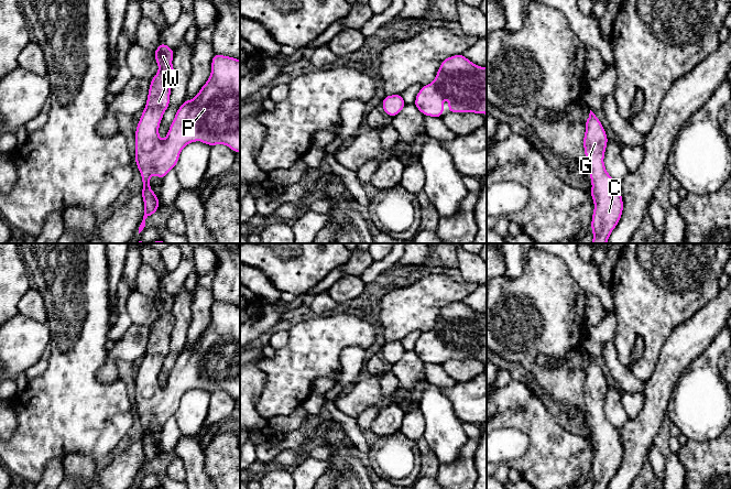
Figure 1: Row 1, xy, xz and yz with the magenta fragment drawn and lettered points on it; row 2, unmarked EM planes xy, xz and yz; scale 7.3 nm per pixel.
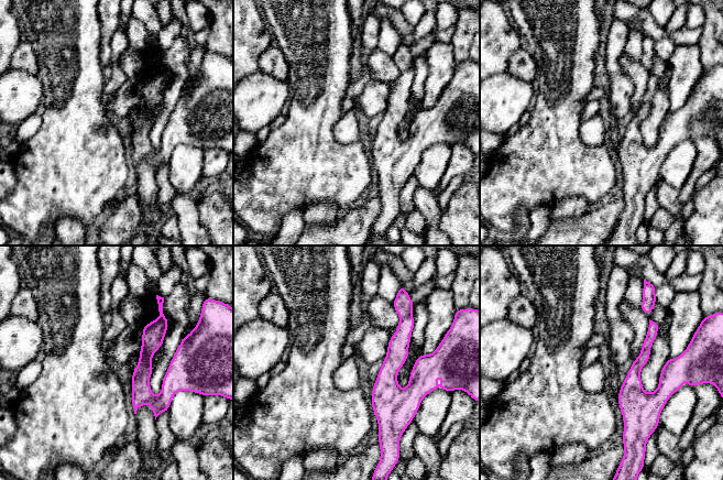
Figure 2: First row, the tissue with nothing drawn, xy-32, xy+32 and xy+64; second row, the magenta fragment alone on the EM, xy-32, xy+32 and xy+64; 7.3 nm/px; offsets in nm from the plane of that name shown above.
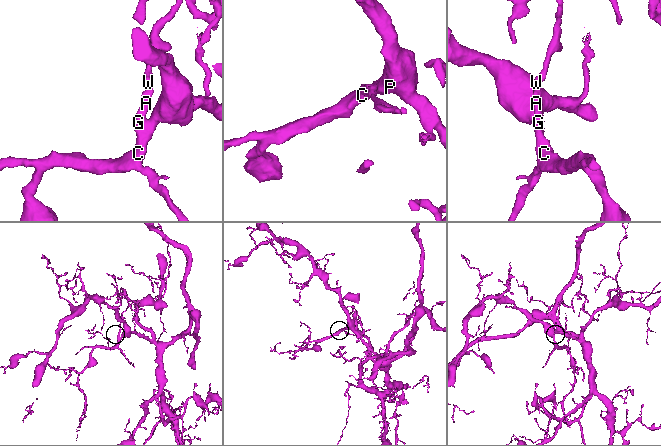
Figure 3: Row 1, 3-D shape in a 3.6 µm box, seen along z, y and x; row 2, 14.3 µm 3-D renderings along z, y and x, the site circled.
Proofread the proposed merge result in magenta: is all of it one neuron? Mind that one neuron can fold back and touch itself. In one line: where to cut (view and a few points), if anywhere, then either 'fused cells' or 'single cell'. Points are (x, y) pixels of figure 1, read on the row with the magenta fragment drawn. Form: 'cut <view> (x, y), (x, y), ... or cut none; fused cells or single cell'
cut none; single cell

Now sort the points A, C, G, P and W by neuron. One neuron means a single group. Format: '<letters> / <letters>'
A C G P W

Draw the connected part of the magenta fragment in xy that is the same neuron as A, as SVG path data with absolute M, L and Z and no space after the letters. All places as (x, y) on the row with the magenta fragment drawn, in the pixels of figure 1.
M163 42L153 53L160 67L151 80L146 106L142 111L135 130L135 164L142 176L142 197L144 202L144 216L139 227L139 233L145 227L145 219L157 211L159 197L150 188L150 177L153 173L162 181L174 170L183 148L192 142L228 145L234 153L240 152L240 61L234 57L214 54L211 61L211 75L200 88L193 100L185 100L176 111L175 118L168 129L167 137L162 141L159 137L159 127L165 110L170 106L171 86L174 82L175 70L172 66L174 50Z

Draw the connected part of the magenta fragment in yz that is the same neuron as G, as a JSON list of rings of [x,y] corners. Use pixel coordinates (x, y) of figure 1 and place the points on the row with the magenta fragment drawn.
[[[591,110],[585,128],[582,144],[592,184],[590,195],[594,203],[591,243],[607,243],[612,230],[620,221],[623,213],[623,199],[620,184],[608,174],[603,164],[608,135],[601,121]]]

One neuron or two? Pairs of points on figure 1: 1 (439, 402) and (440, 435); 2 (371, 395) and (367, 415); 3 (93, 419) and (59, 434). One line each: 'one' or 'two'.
1: one
2: two
3: one

